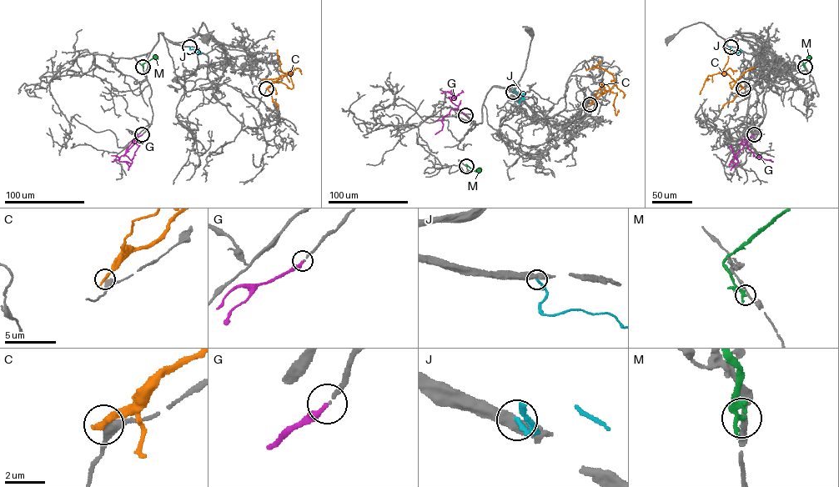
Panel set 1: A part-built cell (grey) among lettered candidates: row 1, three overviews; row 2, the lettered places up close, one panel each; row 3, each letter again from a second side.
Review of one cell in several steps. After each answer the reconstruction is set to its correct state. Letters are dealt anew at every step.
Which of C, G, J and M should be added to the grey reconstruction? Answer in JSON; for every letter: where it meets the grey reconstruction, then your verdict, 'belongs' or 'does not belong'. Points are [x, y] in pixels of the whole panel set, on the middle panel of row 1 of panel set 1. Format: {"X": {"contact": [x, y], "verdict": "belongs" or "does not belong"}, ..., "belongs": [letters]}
{"C": {"contact": [590, 104], "verdict": "does not belong"}, "G": {"contact": [465, 115], "verdict": "belongs"}, "J": {"contact": [513, 92], "verdict": "does not belong"}, "M": {"contact": [466, 166], "verdict": "does not belong"}, "belongs": ["G"]}

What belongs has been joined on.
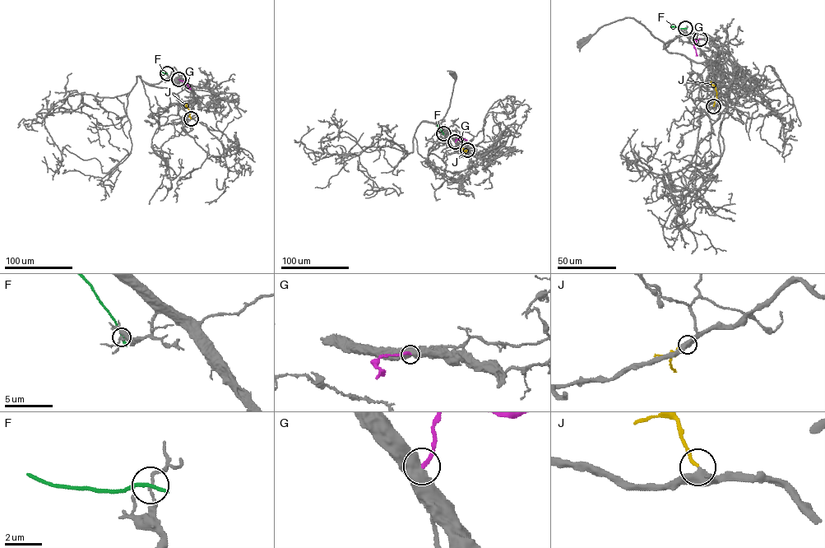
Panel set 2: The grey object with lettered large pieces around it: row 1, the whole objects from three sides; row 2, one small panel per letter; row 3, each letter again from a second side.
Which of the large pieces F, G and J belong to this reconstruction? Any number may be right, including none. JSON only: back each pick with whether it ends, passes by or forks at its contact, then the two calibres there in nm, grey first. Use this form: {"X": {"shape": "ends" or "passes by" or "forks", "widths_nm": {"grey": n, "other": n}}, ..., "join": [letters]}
{"J": {"shape": "ends", "widths_nm": {"grey": 400, "other": 150}}, "join": ["J"]}

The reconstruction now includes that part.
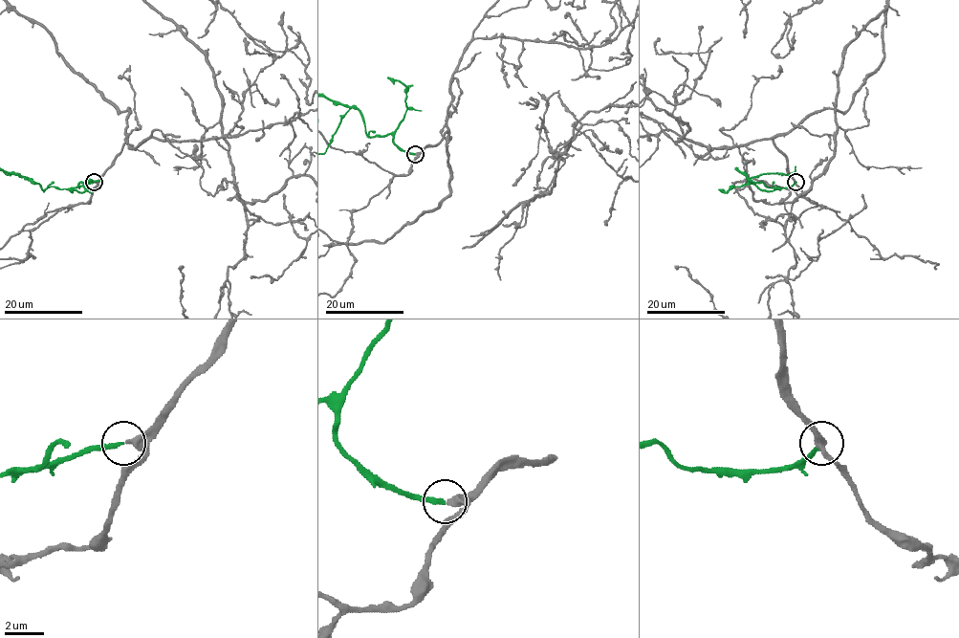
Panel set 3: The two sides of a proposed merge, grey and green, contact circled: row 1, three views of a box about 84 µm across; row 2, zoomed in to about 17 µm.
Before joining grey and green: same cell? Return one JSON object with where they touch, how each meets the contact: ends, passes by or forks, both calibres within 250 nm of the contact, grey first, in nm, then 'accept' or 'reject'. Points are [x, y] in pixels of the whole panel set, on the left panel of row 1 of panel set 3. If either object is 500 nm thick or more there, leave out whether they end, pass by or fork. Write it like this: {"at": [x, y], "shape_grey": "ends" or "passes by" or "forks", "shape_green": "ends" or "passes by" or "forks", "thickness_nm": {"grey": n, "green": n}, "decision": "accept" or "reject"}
{"at": [94, 182], "shape_grey": "passes by", "shape_green": "ends", "thickness_nm": {"grey": 280, "green": 240}, "decision": "accept"}

